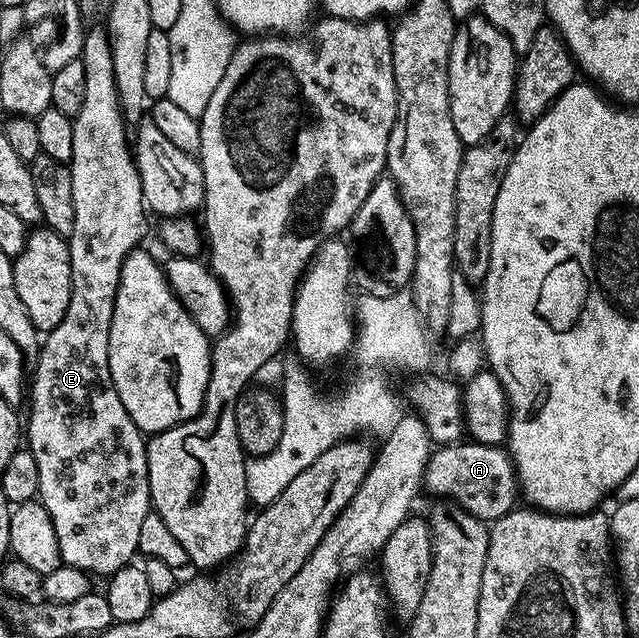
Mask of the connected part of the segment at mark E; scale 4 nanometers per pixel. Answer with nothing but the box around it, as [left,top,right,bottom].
[27,28,151,579]

